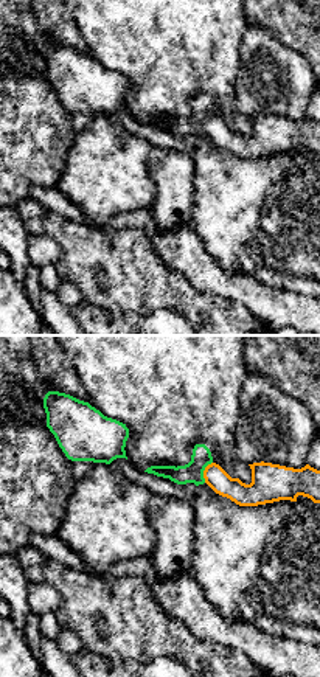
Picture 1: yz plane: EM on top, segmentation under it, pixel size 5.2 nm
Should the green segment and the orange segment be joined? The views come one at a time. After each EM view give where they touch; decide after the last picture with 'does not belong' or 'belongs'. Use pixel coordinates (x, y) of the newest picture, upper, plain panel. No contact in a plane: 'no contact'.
contact (202, 124)

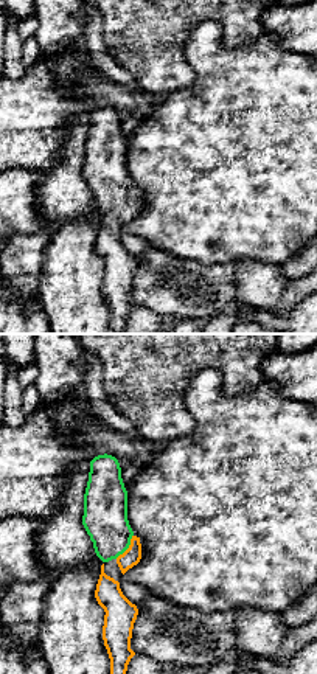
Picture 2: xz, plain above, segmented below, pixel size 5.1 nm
contact (128, 199)

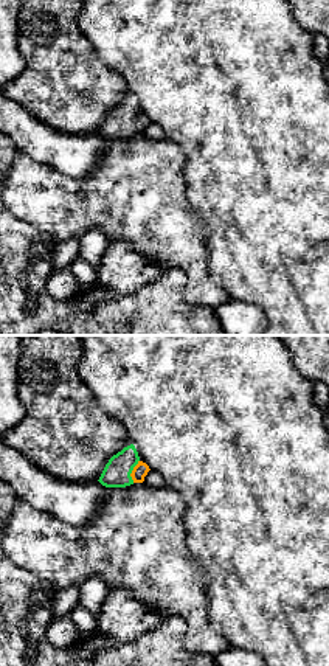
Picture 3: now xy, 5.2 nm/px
contact (132, 121)

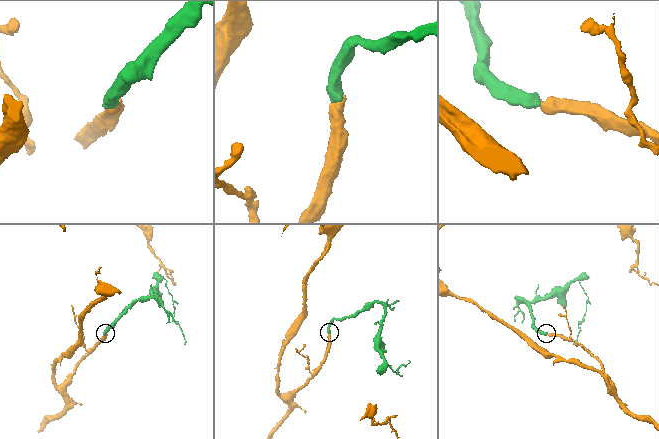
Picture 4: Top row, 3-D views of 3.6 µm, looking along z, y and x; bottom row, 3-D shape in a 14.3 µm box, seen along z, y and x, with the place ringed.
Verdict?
belongs

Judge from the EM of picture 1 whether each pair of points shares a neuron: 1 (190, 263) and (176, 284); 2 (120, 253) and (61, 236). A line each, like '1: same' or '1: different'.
1: different
2: same

